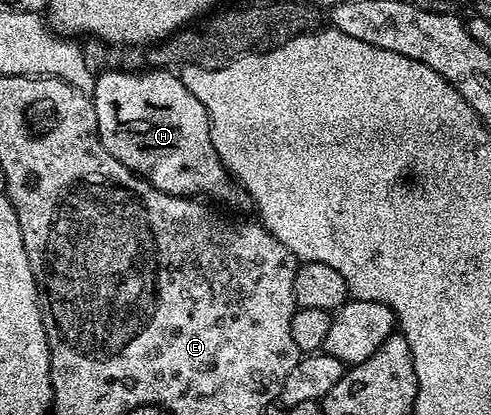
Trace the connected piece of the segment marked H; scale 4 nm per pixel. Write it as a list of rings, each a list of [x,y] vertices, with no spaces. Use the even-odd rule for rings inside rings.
[[[146,68],[143,74],[133,74],[130,70],[99,73],[92,101],[104,148],[108,148],[120,164],[152,183],[160,192],[181,198],[215,198],[230,206],[247,201],[245,190],[227,174],[226,166],[212,144],[204,104],[188,92],[177,73],[166,68]]]

